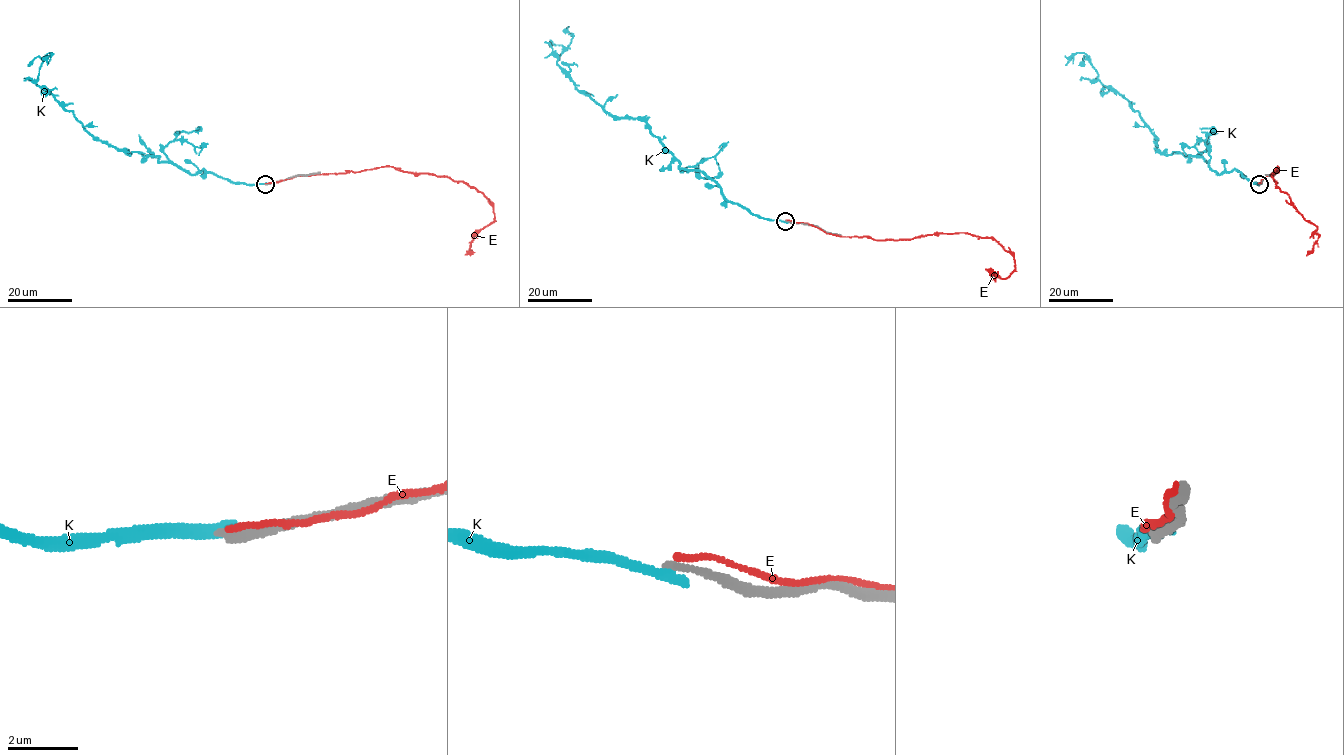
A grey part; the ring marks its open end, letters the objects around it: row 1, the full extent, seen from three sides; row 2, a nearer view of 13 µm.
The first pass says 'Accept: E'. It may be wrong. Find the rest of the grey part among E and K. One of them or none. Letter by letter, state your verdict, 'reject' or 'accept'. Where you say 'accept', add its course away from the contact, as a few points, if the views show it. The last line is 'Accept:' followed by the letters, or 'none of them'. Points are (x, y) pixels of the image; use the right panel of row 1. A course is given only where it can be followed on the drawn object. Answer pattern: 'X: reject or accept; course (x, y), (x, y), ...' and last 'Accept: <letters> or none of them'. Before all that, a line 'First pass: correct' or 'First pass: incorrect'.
First pass: incorrect
E: reject
K: reject
Accept: none of them

